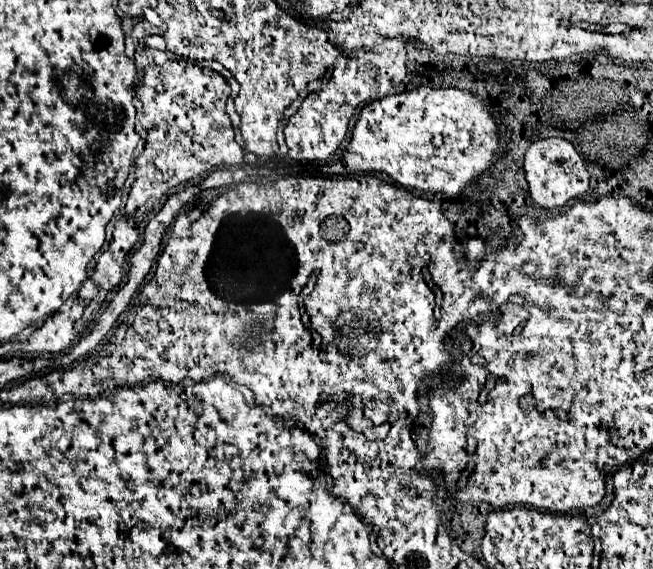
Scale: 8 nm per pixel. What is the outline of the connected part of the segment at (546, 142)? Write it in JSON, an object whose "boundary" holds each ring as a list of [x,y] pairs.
{"boundary":[[[559,137],[541,139],[533,143],[525,153],[525,179],[535,205],[543,209],[563,209],[569,201],[581,197],[589,189],[589,171],[577,153],[577,149]]]}

